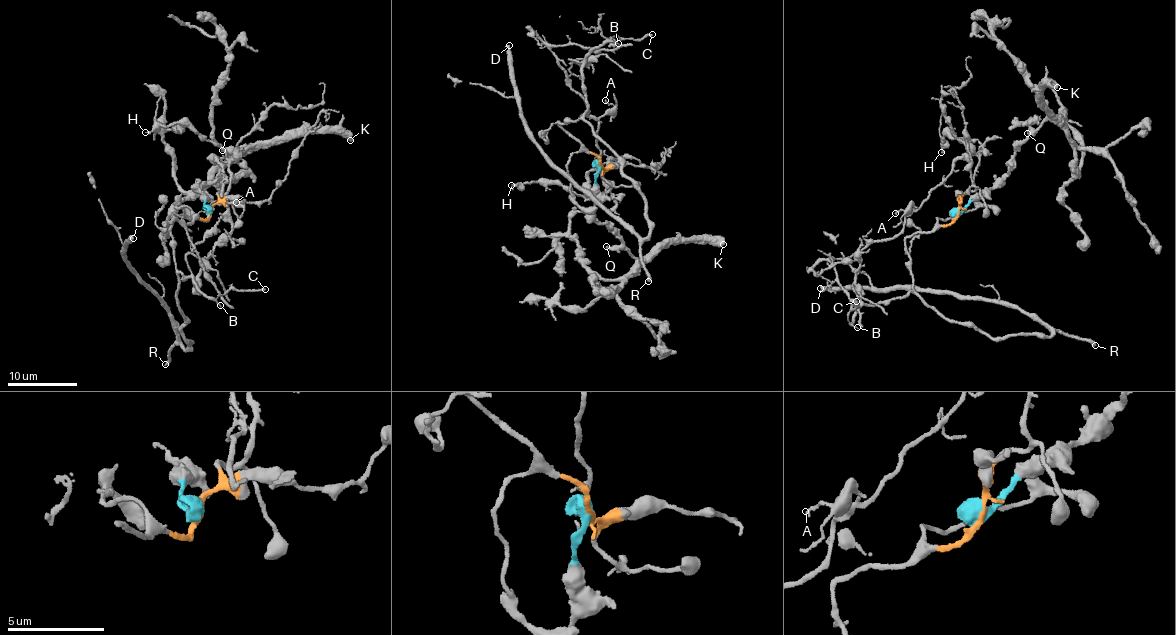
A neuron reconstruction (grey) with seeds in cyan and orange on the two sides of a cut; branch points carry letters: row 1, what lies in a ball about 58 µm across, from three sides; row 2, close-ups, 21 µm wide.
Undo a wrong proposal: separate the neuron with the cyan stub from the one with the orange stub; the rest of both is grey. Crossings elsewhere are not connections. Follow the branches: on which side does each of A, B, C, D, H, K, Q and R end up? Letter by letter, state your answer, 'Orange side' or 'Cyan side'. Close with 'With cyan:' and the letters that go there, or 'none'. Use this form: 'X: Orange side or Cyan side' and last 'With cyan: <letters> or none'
A: Orange side
B: Orange side
C: Orange side
D: Orange side
H: Orange side
K: Cyan side
Q: Cyan side
R: Orange side
With cyan: K, Q

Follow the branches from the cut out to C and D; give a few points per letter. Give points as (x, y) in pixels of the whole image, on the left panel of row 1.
C: (210, 212), (204, 220), (174, 217), (174, 269), (216, 297), (230, 289), (265, 288)
D: (210, 212), (174, 217), (185, 349), (126, 259), (133, 238)

